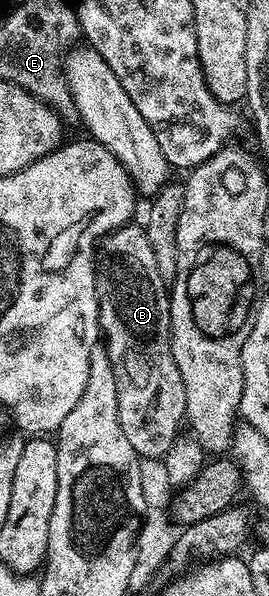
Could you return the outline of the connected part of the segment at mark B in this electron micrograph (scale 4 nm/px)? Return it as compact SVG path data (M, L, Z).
M136 222L123 224L121 228L114 229L100 241L96 263L96 293L98 293L98 306L100 307L100 331L104 349L108 351L110 366L114 366L114 378L118 382L118 418L122 422L122 431L125 432L130 446L134 446L134 450L145 461L159 461L174 446L177 436L181 435L182 425L186 420L184 414L186 410L186 390L182 386L182 374L178 374L178 366L174 362L174 354L172 353L172 327L170 326L170 306L168 305L170 288L162 278L162 274L158 274L158 262L154 262L154 250L150 250L150 238L147 231L141 225L139 228Z

